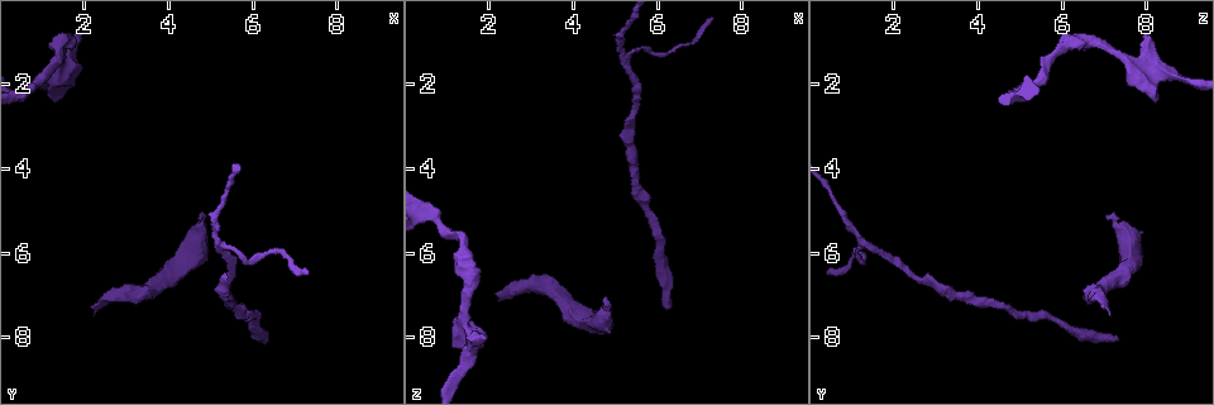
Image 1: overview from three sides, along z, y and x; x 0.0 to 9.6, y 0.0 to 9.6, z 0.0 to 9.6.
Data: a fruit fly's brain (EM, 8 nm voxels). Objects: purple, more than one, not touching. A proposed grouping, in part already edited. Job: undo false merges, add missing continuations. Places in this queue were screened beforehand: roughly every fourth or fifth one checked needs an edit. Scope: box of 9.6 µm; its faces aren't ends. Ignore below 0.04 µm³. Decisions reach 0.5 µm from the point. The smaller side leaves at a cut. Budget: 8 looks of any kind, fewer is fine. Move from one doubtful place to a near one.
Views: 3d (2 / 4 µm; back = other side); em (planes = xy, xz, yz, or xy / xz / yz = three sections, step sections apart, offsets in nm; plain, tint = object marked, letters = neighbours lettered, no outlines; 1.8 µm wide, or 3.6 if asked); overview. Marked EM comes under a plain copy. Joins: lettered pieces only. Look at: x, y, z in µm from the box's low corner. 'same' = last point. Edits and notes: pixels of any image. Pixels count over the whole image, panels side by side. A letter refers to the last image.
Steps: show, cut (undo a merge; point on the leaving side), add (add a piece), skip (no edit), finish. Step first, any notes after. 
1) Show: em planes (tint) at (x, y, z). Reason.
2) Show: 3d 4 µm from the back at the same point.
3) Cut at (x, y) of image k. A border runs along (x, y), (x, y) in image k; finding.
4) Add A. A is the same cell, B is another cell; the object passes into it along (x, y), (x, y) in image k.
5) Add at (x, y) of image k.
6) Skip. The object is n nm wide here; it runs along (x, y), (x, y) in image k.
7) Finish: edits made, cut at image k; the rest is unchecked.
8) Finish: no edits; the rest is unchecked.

Show: 3d 2 µm at (2.20, 7.45, 7.10). End of a long branch.

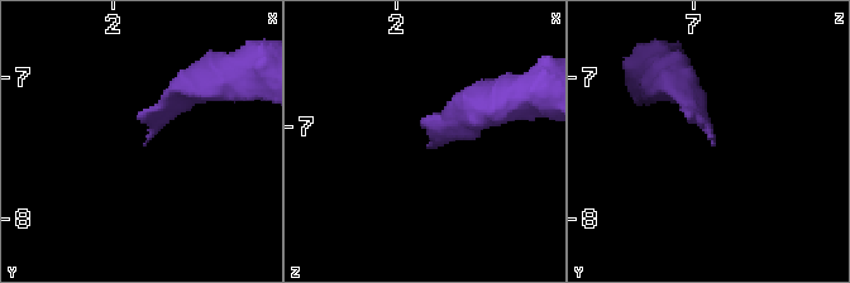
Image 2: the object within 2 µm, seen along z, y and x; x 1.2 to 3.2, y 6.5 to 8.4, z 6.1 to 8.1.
Show: em xz step 8 (tint) at (2.24, 7.46, 7.14).

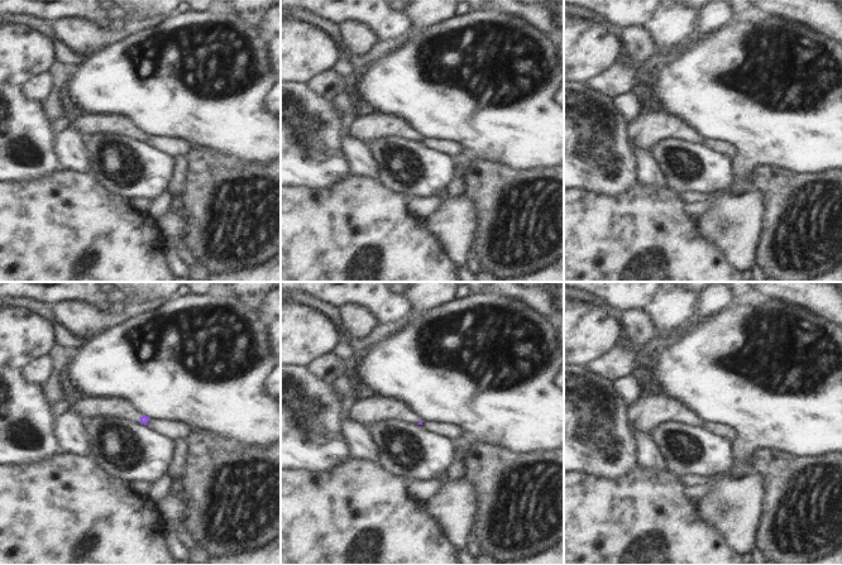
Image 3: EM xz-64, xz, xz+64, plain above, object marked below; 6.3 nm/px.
Show: em planes (letters) at the same point. Another direction.

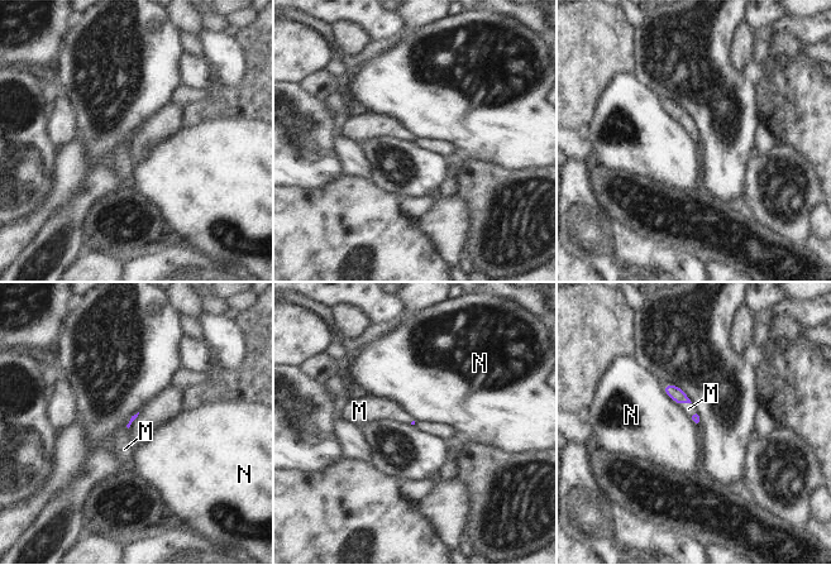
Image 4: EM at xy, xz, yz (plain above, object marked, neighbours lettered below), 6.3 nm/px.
Add at (688, 408) of image 4. M is the same cell, N is another cell; the object passes into it along (676, 393), (684, 403), (688, 408) in image 4; the neuron continues.

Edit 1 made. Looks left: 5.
Show: overview.

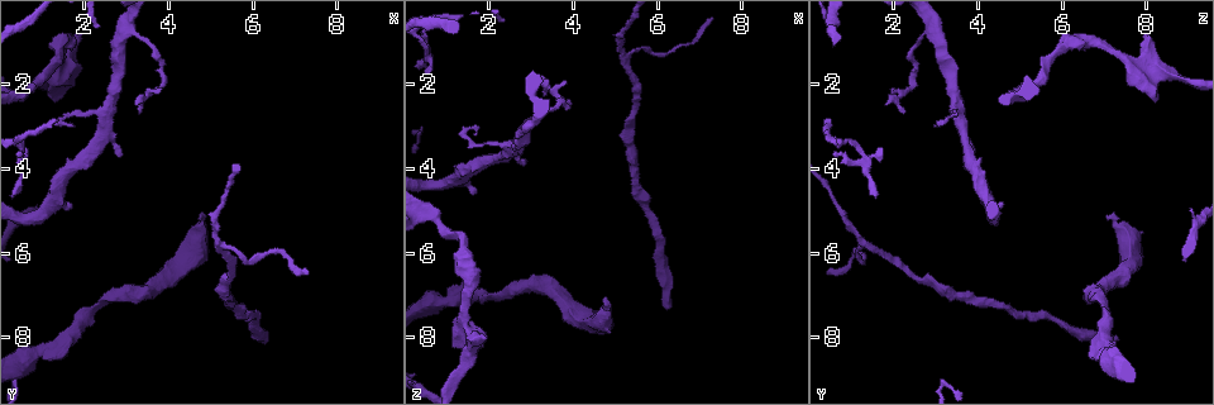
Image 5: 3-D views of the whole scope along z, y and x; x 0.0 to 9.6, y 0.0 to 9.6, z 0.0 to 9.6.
Show: 3d 4 µm at (4.75, 5.20, 7.05). Branch stops here.

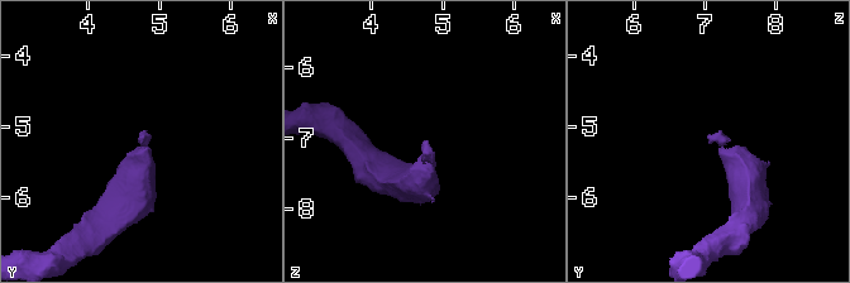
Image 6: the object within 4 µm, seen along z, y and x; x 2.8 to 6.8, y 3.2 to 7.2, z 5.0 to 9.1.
Show: em planes (letters) at (4.80, 5.20, 7.05).

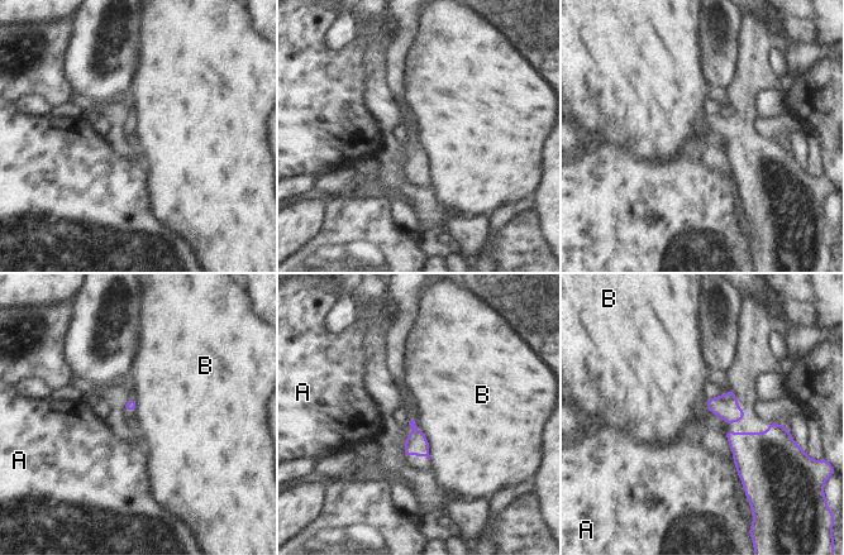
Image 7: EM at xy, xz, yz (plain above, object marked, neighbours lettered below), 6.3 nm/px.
Skip. A and B are other cells; a border runs along (420, 430), (427, 439), (430, 459) in image 7; no lettered piece goes on from it.

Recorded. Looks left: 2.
Show: em planes (letters) at (1.60, 4.90, 4.60). An open end.

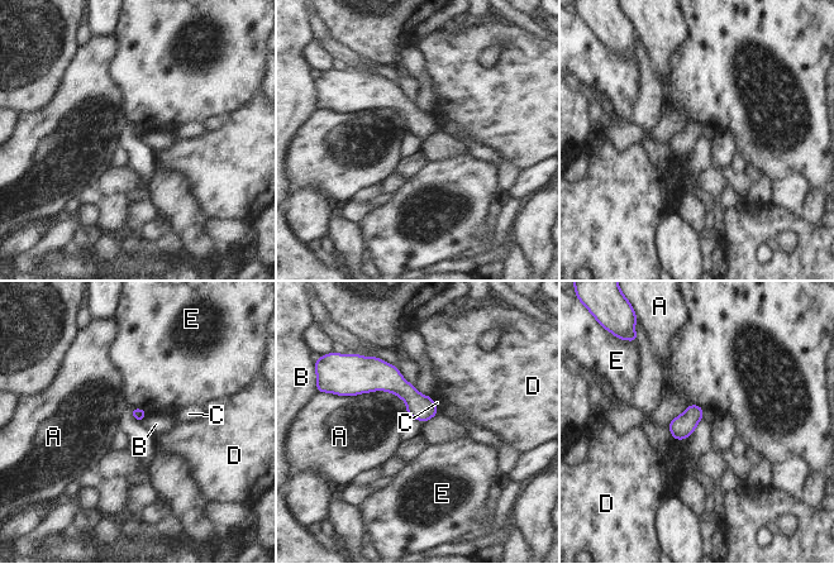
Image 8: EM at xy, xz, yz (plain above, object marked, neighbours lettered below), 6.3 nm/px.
Skip. The longest contact is with A, 500 nm; A, B, C, D and E are other cells; none of them fits.

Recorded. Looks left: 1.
Finish: edits made, add at image 4; the rest is unchecked.

